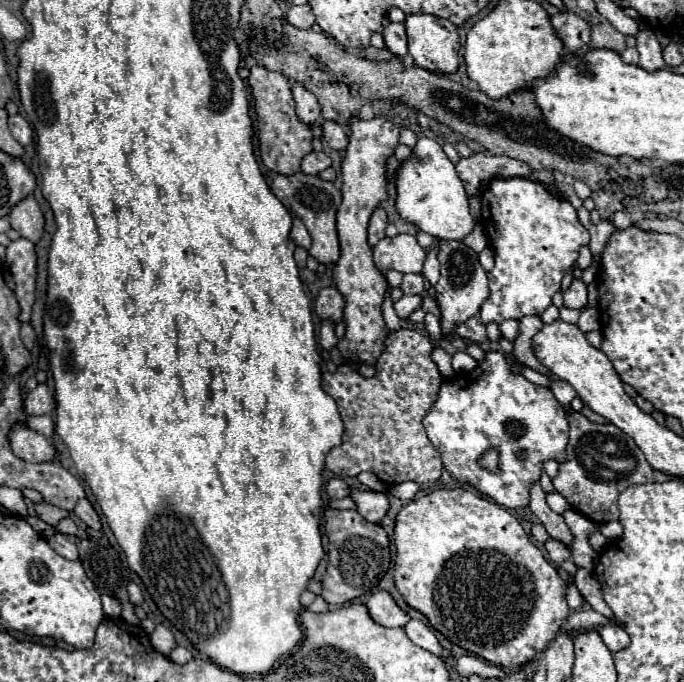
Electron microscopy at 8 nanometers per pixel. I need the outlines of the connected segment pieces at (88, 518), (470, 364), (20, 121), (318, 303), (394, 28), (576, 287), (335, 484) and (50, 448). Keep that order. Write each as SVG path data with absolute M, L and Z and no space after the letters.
M81 498L81 500L77 502L77 506L75 506L75 514L77 514L89 528L93 528L93 530L101 530L101 520L99 520L95 508L91 506L91 502L89 502L87 498Z
M457 352L453 356L453 370L455 372L469 372L477 366L477 362L467 354L467 352Z
M21 114L9 116L9 130L11 130L13 138L15 138L19 144L23 144L23 146L27 146L27 144L33 142L33 130L31 130L29 122L27 122Z
M335 286L323 288L315 300L315 312L321 320L339 322L343 318L343 308L345 308L345 298Z
M387 24L383 30L383 38L387 48L397 54L397 56L405 56L407 54L407 36L405 36L405 26L403 24Z
M573 280L573 284L563 292L563 300L567 308L585 308L587 306L587 286L581 280Z
M333 478L333 480L329 480L329 482L325 484L325 492L329 494L329 498L345 498L345 496L351 494L351 488L347 486L345 480Z
M15 426L9 434L9 442L11 450L25 462L51 462L57 456L51 438L45 438L25 426Z

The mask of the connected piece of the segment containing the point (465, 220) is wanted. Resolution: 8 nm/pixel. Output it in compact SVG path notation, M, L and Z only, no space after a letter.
M425 136L415 144L413 156L399 166L397 210L405 220L433 238L463 240L475 228L475 220L469 212L469 198L455 172L455 166L445 156L443 148Z

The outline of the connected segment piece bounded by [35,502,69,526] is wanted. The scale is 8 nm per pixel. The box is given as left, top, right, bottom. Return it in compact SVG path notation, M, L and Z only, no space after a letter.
M43 502L43 504L37 504L35 510L37 510L37 516L39 516L43 522L51 524L51 526L57 526L57 522L59 522L61 518L69 516L67 510L61 510L61 508L51 506L51 504L45 504L45 502Z

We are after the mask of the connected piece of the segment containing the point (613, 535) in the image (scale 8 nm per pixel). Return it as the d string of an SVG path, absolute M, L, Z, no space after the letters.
M613 520L613 522L607 522L607 524L601 524L601 532L603 532L605 538L617 540L623 534L623 528L621 528L621 524L617 520Z

